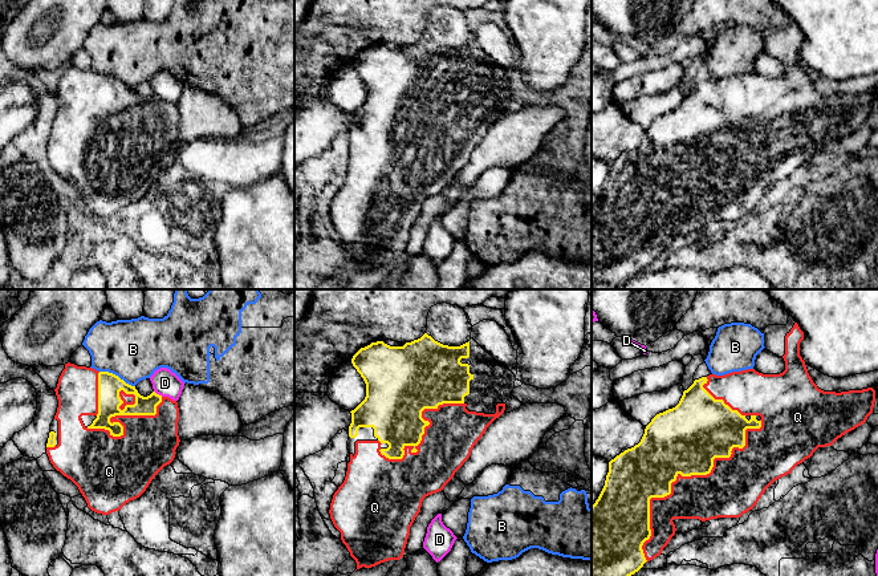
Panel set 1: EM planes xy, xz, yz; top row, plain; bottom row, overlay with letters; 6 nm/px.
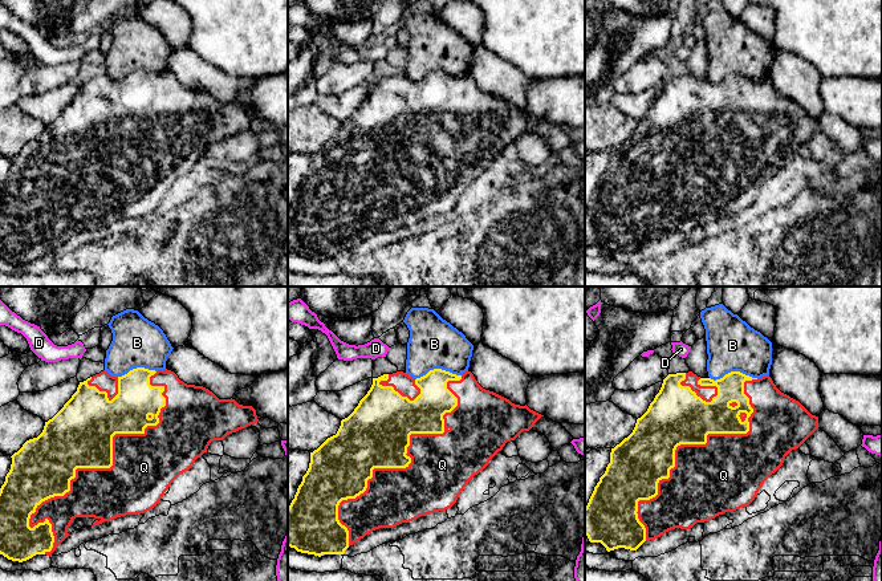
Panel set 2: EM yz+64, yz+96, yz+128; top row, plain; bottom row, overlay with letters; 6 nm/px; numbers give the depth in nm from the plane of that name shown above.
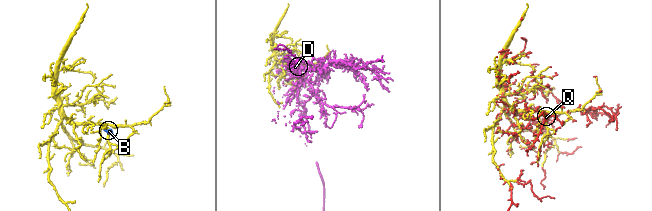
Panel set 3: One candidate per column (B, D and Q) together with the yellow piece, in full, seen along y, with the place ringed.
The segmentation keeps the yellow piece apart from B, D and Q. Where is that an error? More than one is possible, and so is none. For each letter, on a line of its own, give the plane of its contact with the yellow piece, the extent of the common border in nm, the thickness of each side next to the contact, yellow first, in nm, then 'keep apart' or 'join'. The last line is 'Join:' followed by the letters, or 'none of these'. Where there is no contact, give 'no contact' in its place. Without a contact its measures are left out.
B: meets yellow in xy; contact 240 nm long; 140 nm thick on the yellow side, 360 nm on the other; keep apart
D: meets yellow in xy; contact 70 nm long; 110 nm thick on the yellow side, 160 nm on the other; keep apart
Q: meets yellow in yz; contact 1100 nm long; 420 nm thick on the yellow side, 280 nm on the other; join
Join: Q

